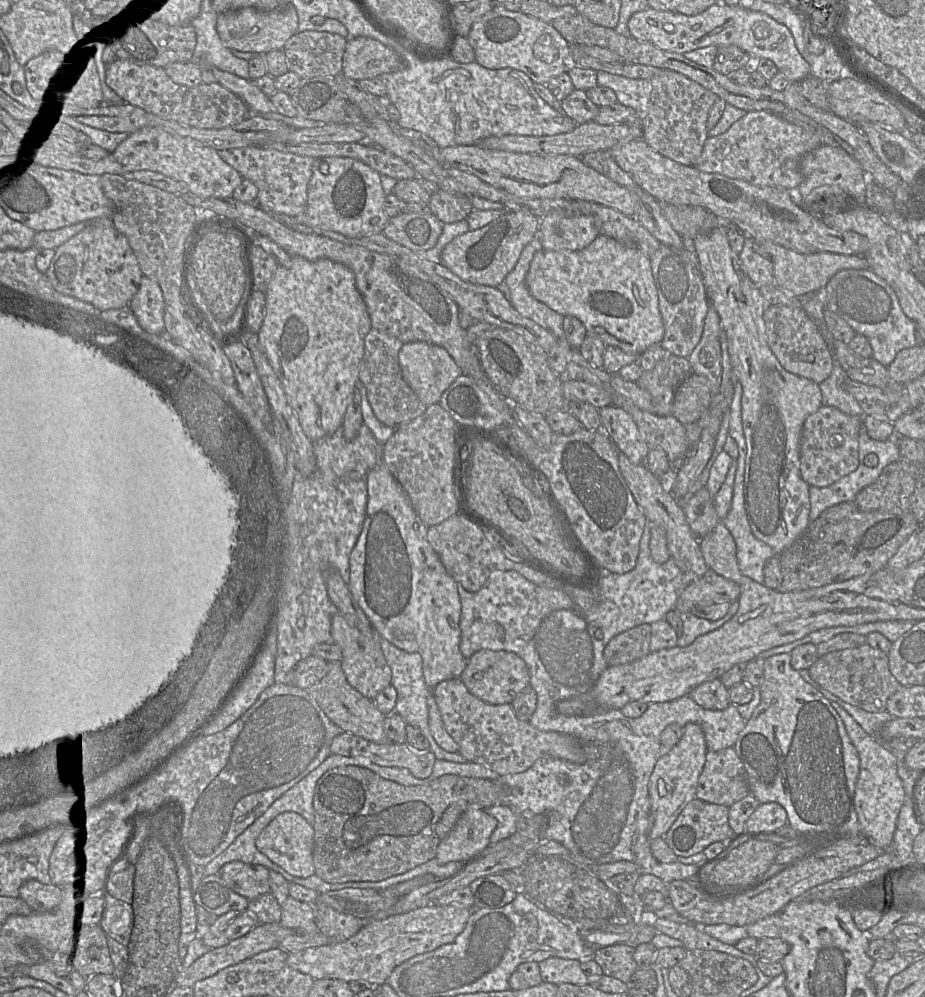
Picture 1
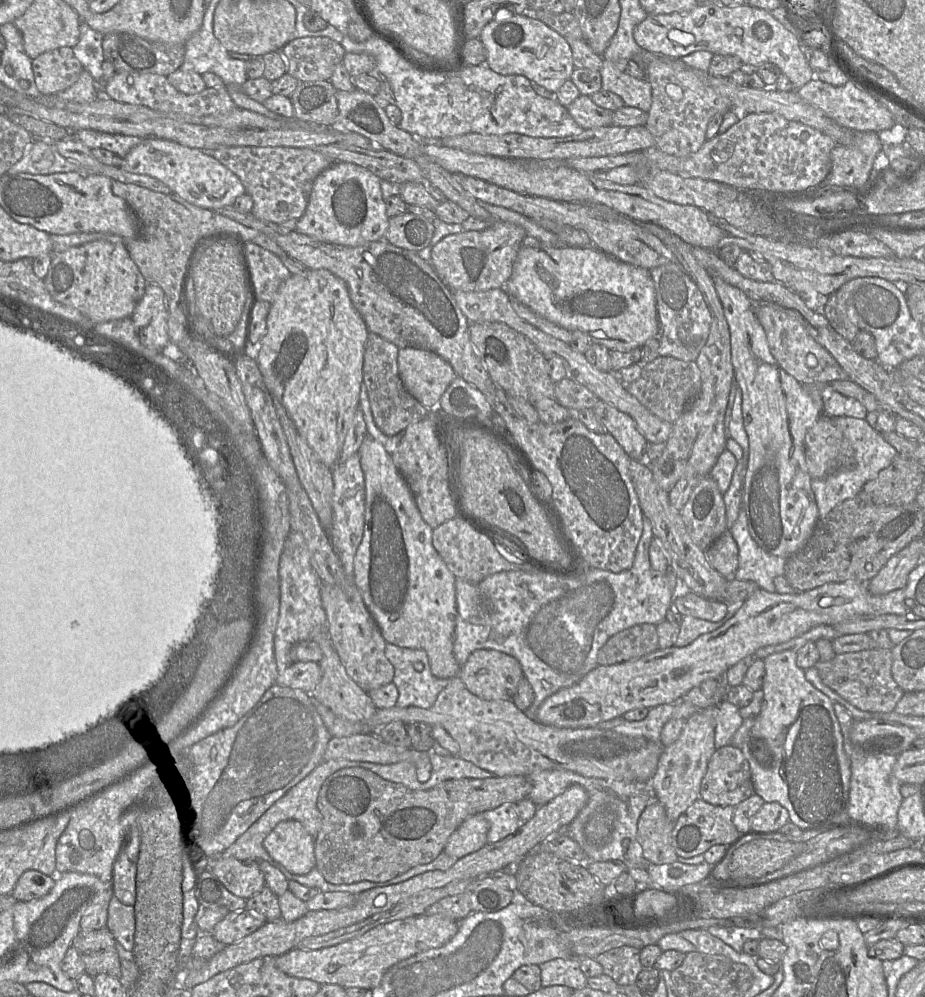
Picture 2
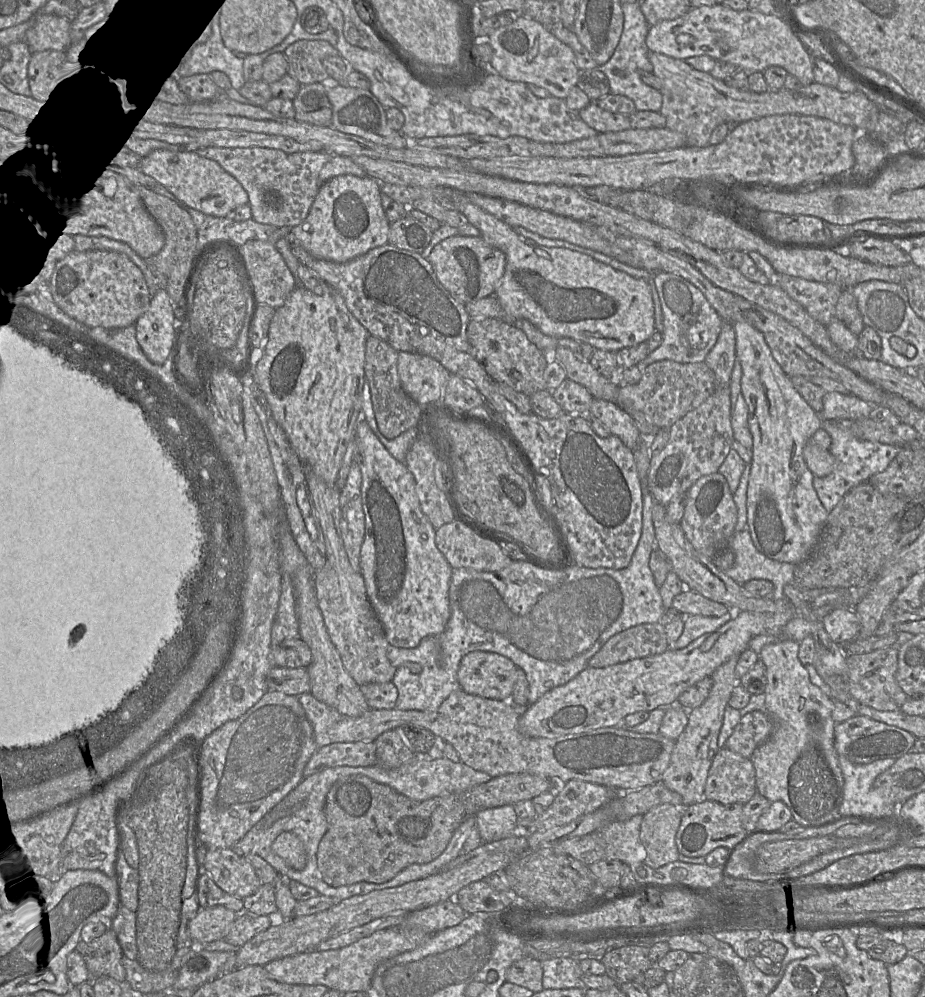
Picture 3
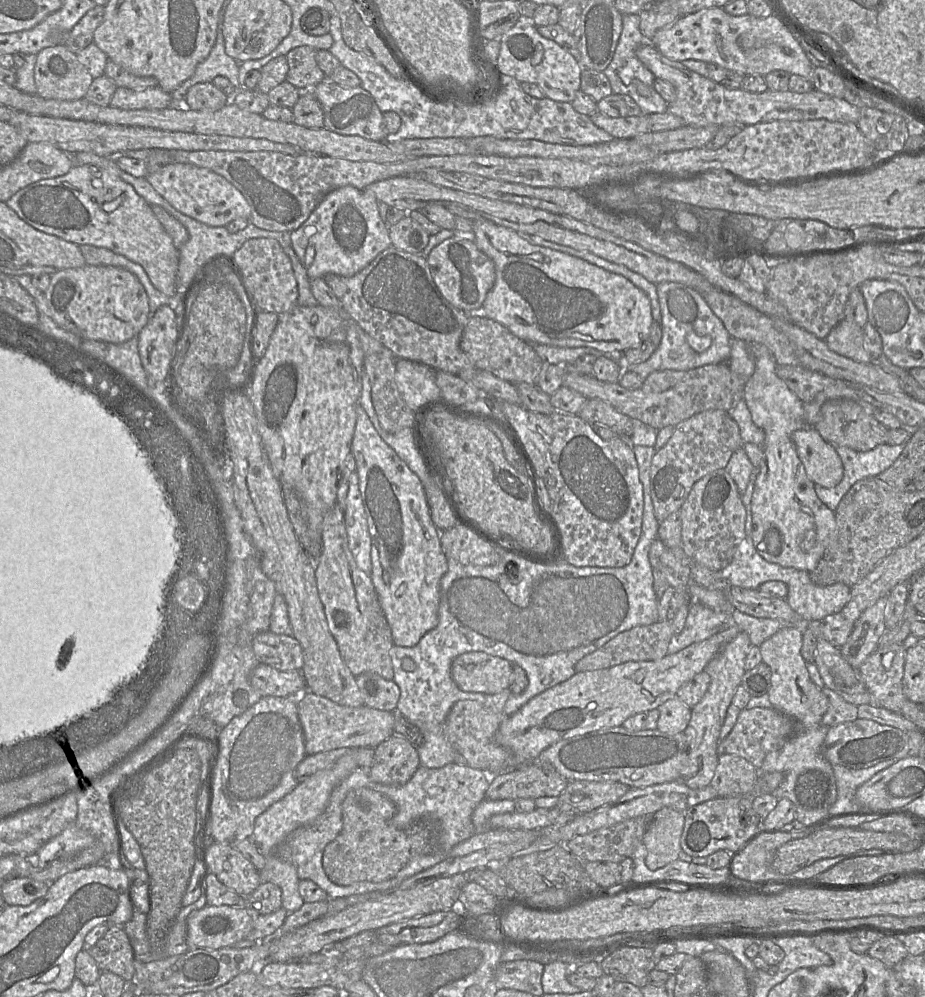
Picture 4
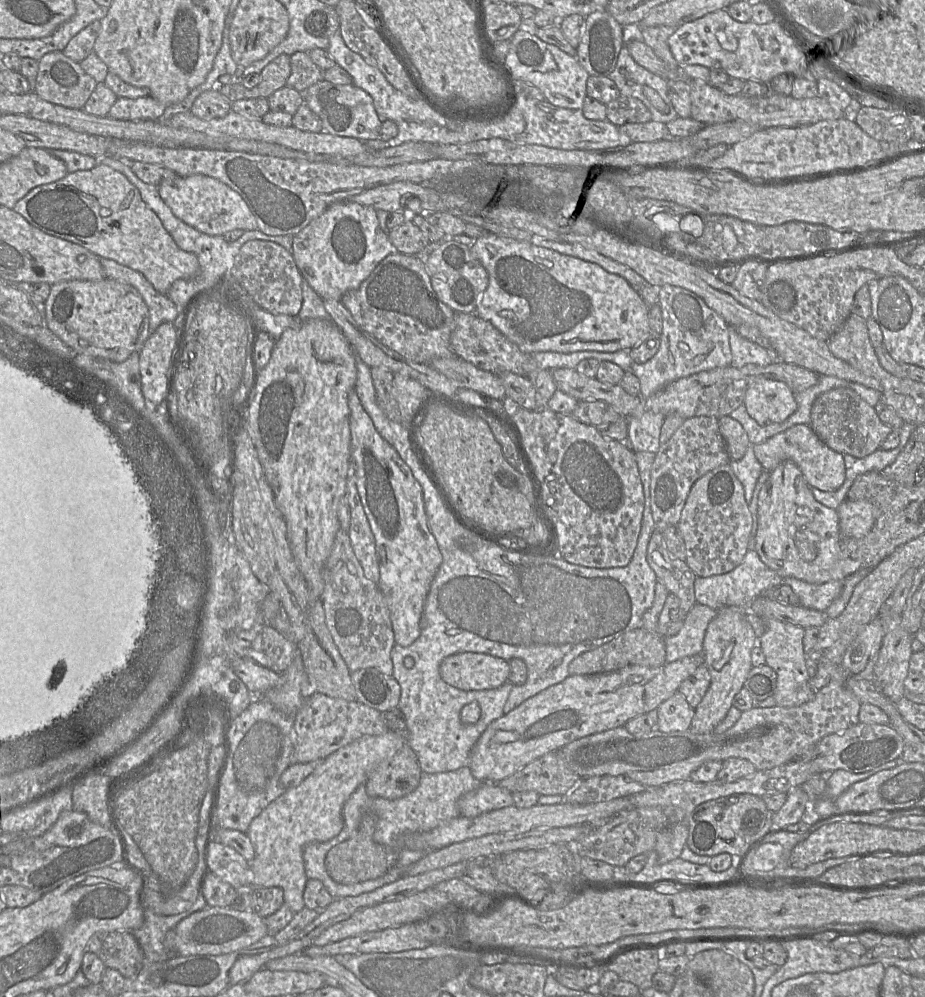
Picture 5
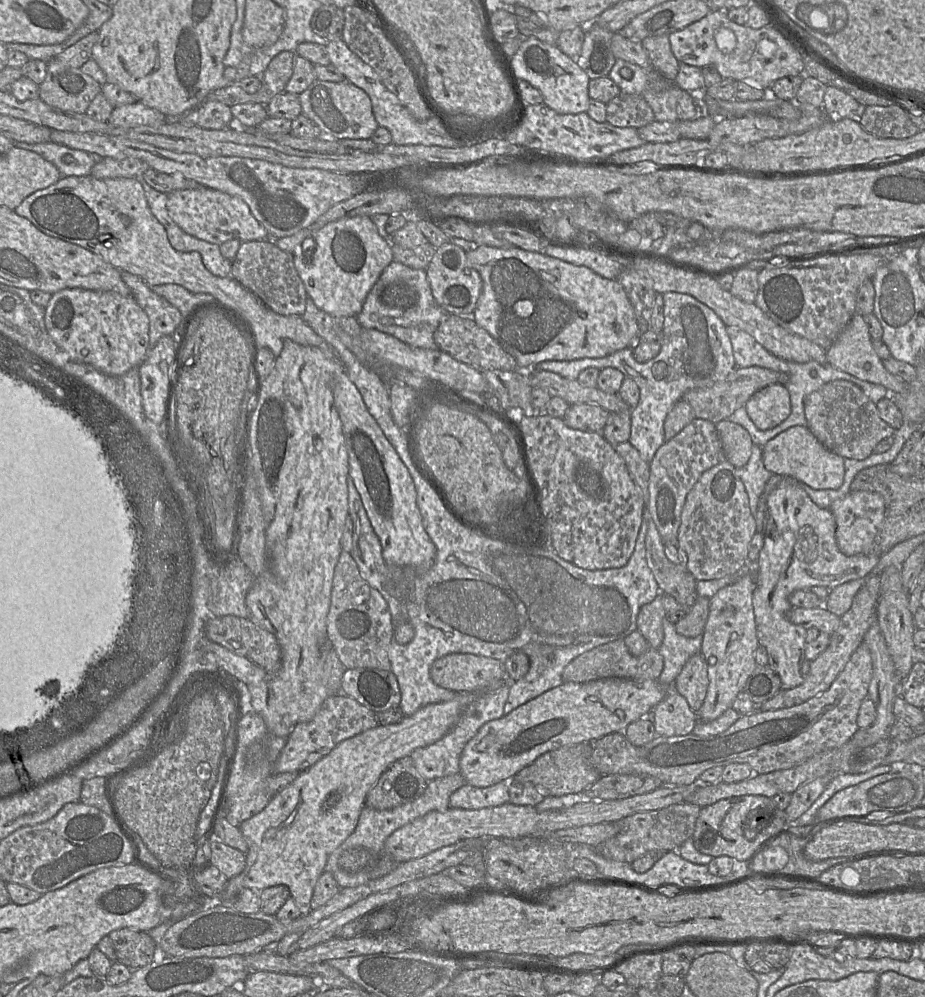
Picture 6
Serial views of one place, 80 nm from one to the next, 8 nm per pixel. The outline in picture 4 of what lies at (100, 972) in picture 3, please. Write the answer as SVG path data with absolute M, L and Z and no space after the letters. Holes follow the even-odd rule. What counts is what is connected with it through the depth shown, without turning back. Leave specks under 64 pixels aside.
M123 927L110 928L94 946L87 949L87 952L93 957L100 971L114 973L120 976L124 981L130 981L132 979L135 973L135 957Z

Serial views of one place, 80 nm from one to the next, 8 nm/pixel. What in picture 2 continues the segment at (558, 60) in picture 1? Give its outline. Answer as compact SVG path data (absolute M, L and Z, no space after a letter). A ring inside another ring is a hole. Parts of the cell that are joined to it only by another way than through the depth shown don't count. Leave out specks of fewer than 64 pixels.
M531 13L496 17L481 31L479 40L487 51L490 69L501 75L523 75L556 93L575 69L570 44L565 37Z

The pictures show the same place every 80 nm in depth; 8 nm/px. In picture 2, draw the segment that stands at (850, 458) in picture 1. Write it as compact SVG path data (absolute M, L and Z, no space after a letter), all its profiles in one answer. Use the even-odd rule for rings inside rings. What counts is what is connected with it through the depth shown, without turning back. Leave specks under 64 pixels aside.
M821 414L807 431L804 444L806 467L812 480L856 468L854 449L832 417Z

